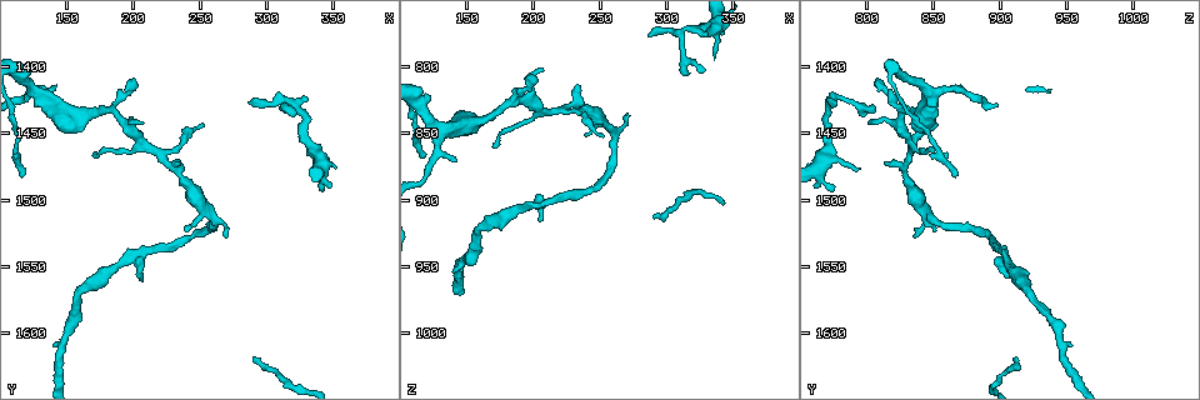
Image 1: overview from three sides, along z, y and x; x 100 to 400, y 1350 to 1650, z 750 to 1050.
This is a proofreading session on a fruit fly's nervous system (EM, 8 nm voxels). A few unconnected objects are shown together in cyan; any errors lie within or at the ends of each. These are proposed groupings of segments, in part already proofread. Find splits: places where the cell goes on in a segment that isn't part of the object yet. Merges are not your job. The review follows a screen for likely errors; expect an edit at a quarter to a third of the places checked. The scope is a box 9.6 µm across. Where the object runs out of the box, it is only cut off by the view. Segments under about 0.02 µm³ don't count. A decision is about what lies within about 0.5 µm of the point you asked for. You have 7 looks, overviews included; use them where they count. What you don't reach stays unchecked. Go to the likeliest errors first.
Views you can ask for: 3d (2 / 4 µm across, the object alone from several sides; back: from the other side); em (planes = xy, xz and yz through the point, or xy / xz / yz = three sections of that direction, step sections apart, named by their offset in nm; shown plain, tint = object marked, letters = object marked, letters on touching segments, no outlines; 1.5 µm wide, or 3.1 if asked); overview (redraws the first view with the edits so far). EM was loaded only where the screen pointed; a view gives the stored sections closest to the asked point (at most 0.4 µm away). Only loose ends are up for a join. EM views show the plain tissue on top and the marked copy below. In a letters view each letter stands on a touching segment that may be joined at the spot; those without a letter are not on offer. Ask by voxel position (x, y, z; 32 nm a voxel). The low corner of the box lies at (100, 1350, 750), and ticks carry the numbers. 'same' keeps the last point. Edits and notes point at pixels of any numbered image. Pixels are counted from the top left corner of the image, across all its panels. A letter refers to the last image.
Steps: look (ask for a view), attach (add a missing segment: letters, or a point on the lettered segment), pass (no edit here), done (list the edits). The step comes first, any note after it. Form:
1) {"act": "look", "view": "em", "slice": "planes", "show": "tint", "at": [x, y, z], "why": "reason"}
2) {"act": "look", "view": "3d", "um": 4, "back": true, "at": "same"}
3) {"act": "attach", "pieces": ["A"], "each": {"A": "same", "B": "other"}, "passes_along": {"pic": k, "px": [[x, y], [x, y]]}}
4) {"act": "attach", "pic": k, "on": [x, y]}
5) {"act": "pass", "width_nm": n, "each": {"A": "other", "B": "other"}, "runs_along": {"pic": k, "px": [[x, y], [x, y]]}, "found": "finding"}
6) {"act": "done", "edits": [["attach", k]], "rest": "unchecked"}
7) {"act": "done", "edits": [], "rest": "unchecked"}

{"act": "look", "view": "3d", "um": 2, "at": [238, 1520, 850], "why": "branch stops here"}

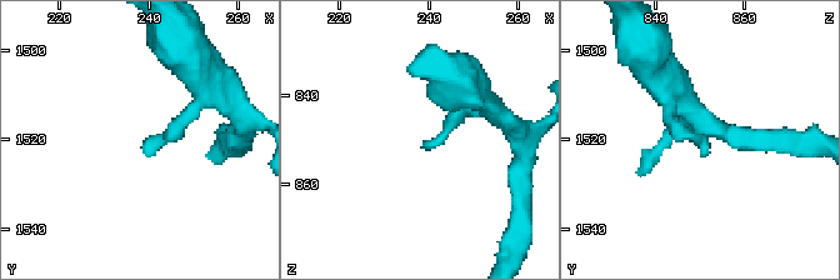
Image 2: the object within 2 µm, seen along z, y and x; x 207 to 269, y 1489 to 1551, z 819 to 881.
{"act": "look", "view": "em", "slice": "planes", "show": "letters", "at": [239, 1521, 851]}

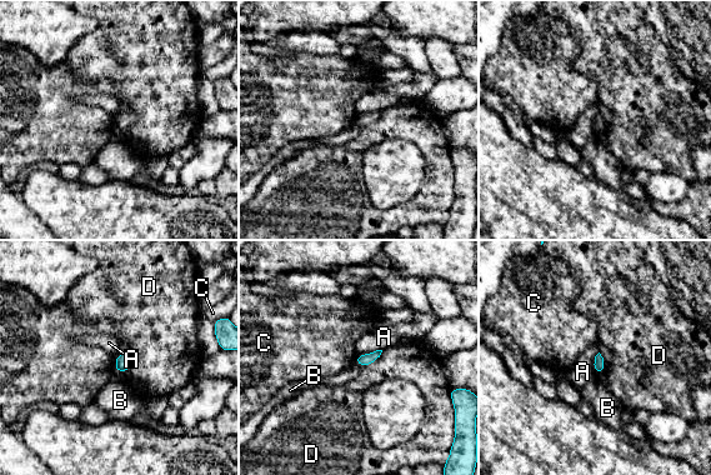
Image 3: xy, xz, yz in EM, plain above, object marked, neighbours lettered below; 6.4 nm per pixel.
{"act": "pass", "each": {"A": "other", "B": "other", "C": "other", "D": "other"}, "border": {"pic": 3, "px": [[114, 359], [115, 369]]}, "found": "no lettered segment goes on from it"}

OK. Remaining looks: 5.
{"act": "look", "view": "3d", "um": 2, "at": [328, 1434, 804], "why": "thin end"}

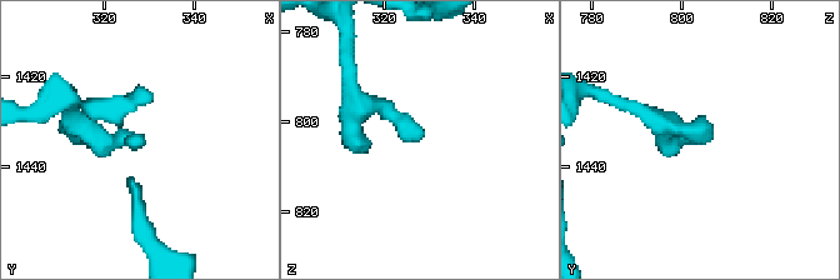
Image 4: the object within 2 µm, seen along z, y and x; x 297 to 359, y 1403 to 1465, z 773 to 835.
{"act": "look", "view": "em", "slice": "xz", "step": 8, "show": "letters", "at": "same"}

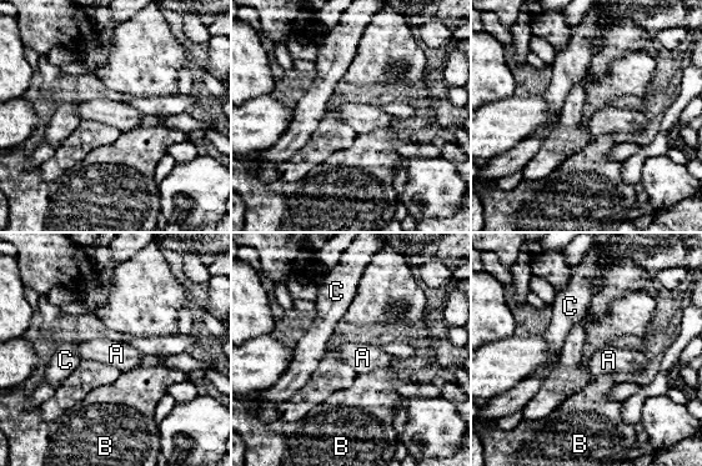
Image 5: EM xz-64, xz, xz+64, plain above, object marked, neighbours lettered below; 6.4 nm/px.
{"act": "look", "view": "em", "slice": "planes", "show": "letters", "at": "same"}

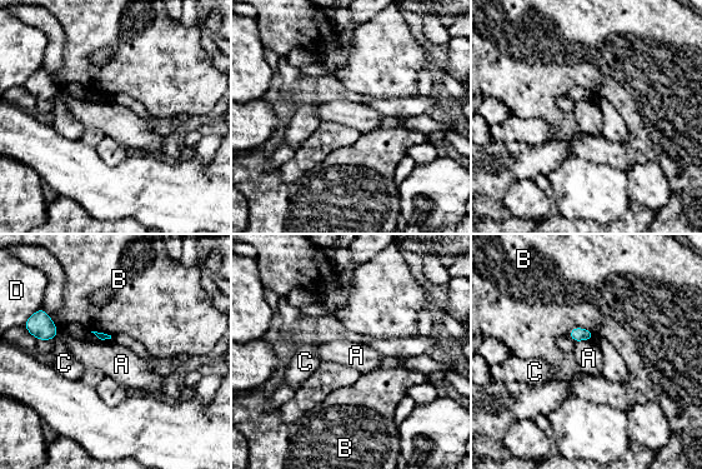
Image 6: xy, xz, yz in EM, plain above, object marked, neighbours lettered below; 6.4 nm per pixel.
{"act": "pass", "longest_contact_nm": ["A", 200], "each": {"A": "other", "B": "other", "C": "other", "D": "other"}, "found": "none of them fits"}

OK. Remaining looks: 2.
{"act": "look", "view": "em", "slice": "planes", "show": "letters", "at": [202, 1412, 806], "why": "thin end"}

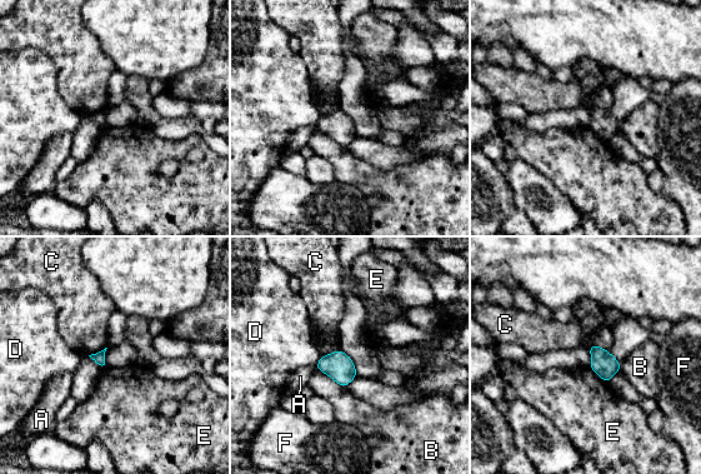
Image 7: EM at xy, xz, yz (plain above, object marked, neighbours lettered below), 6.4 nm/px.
{"act": "pass", "width_nm": 80, "each": {"A": "other", "B": "other", "C": "other", "D": "other", "E": "other", "F": "other"}, "found": "none of them fits"}

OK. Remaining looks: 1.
{"act": "done", "edits": [], "rest": "unchecked"}

